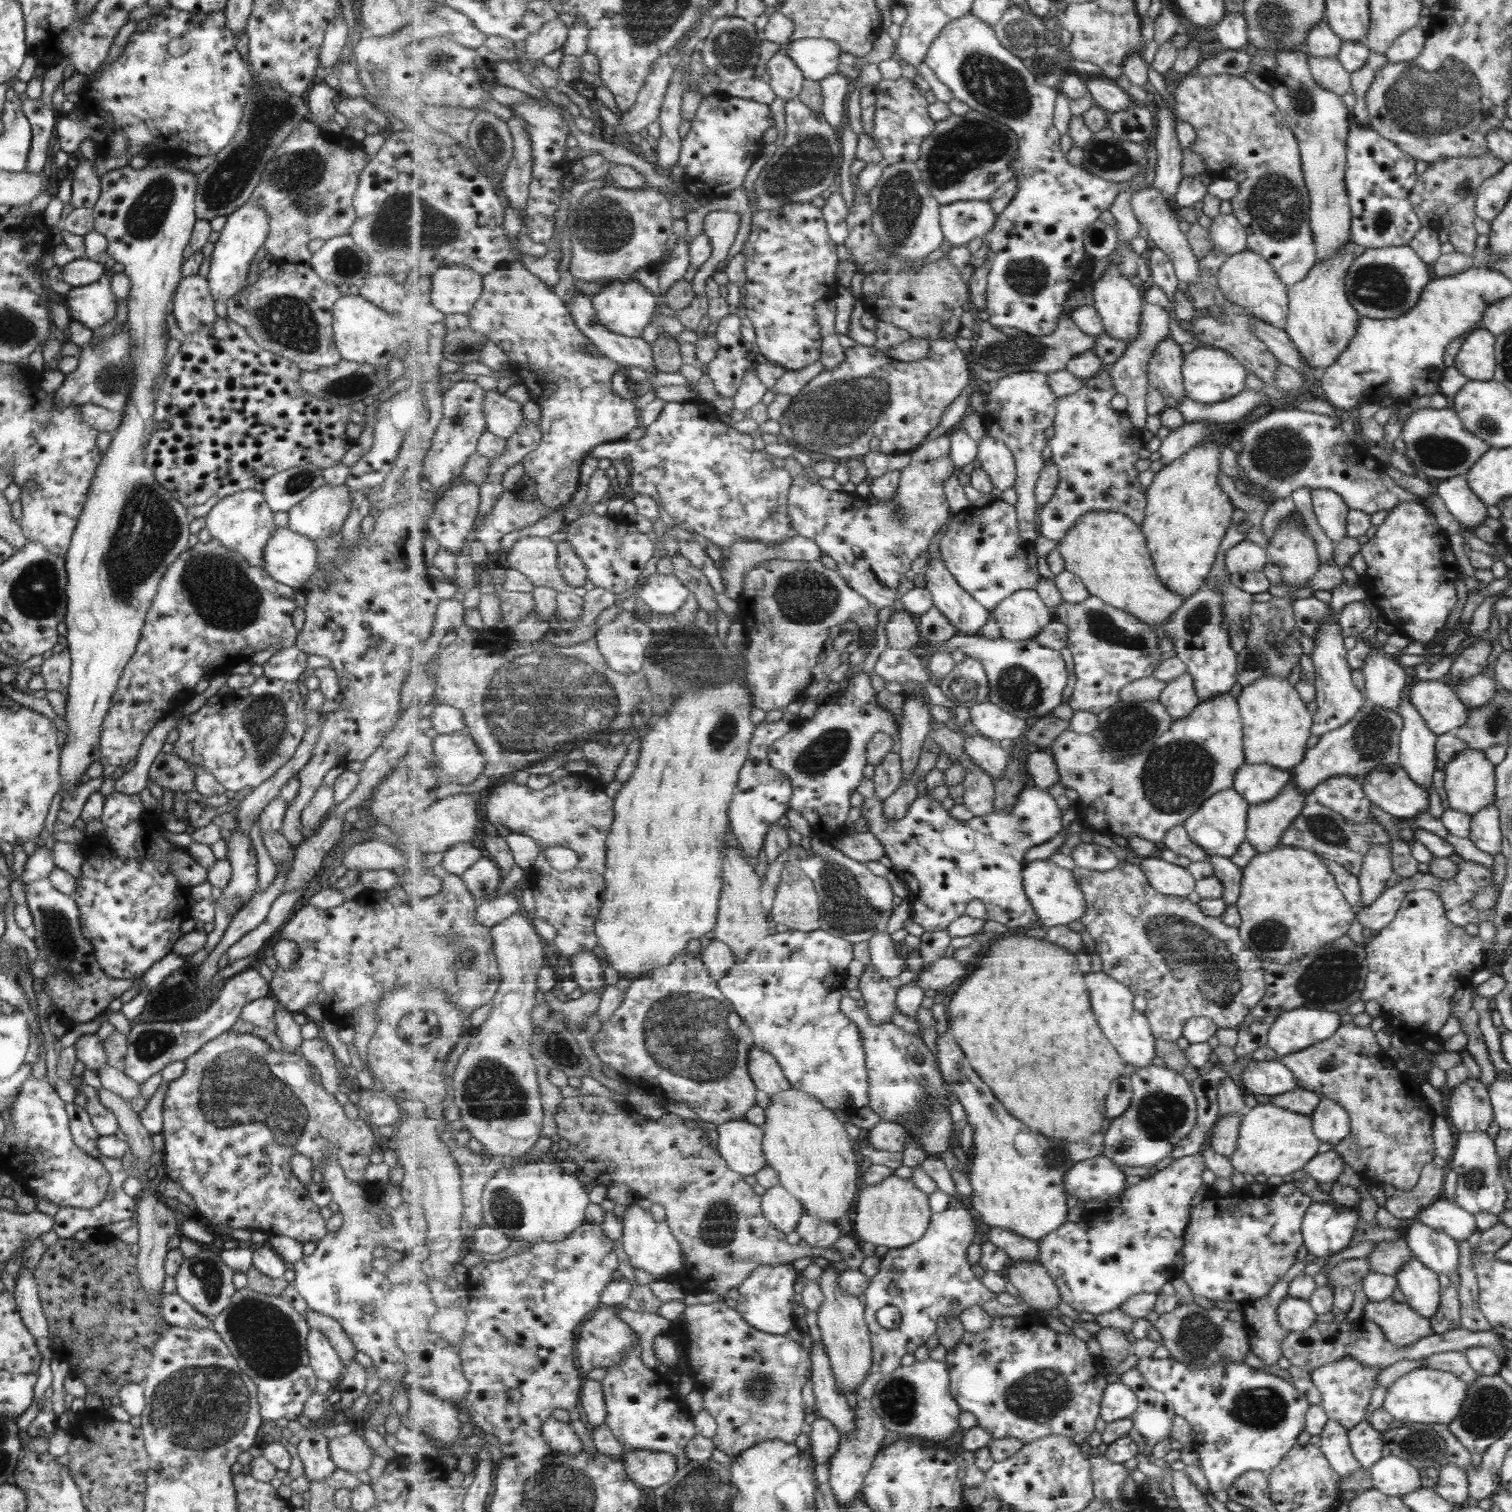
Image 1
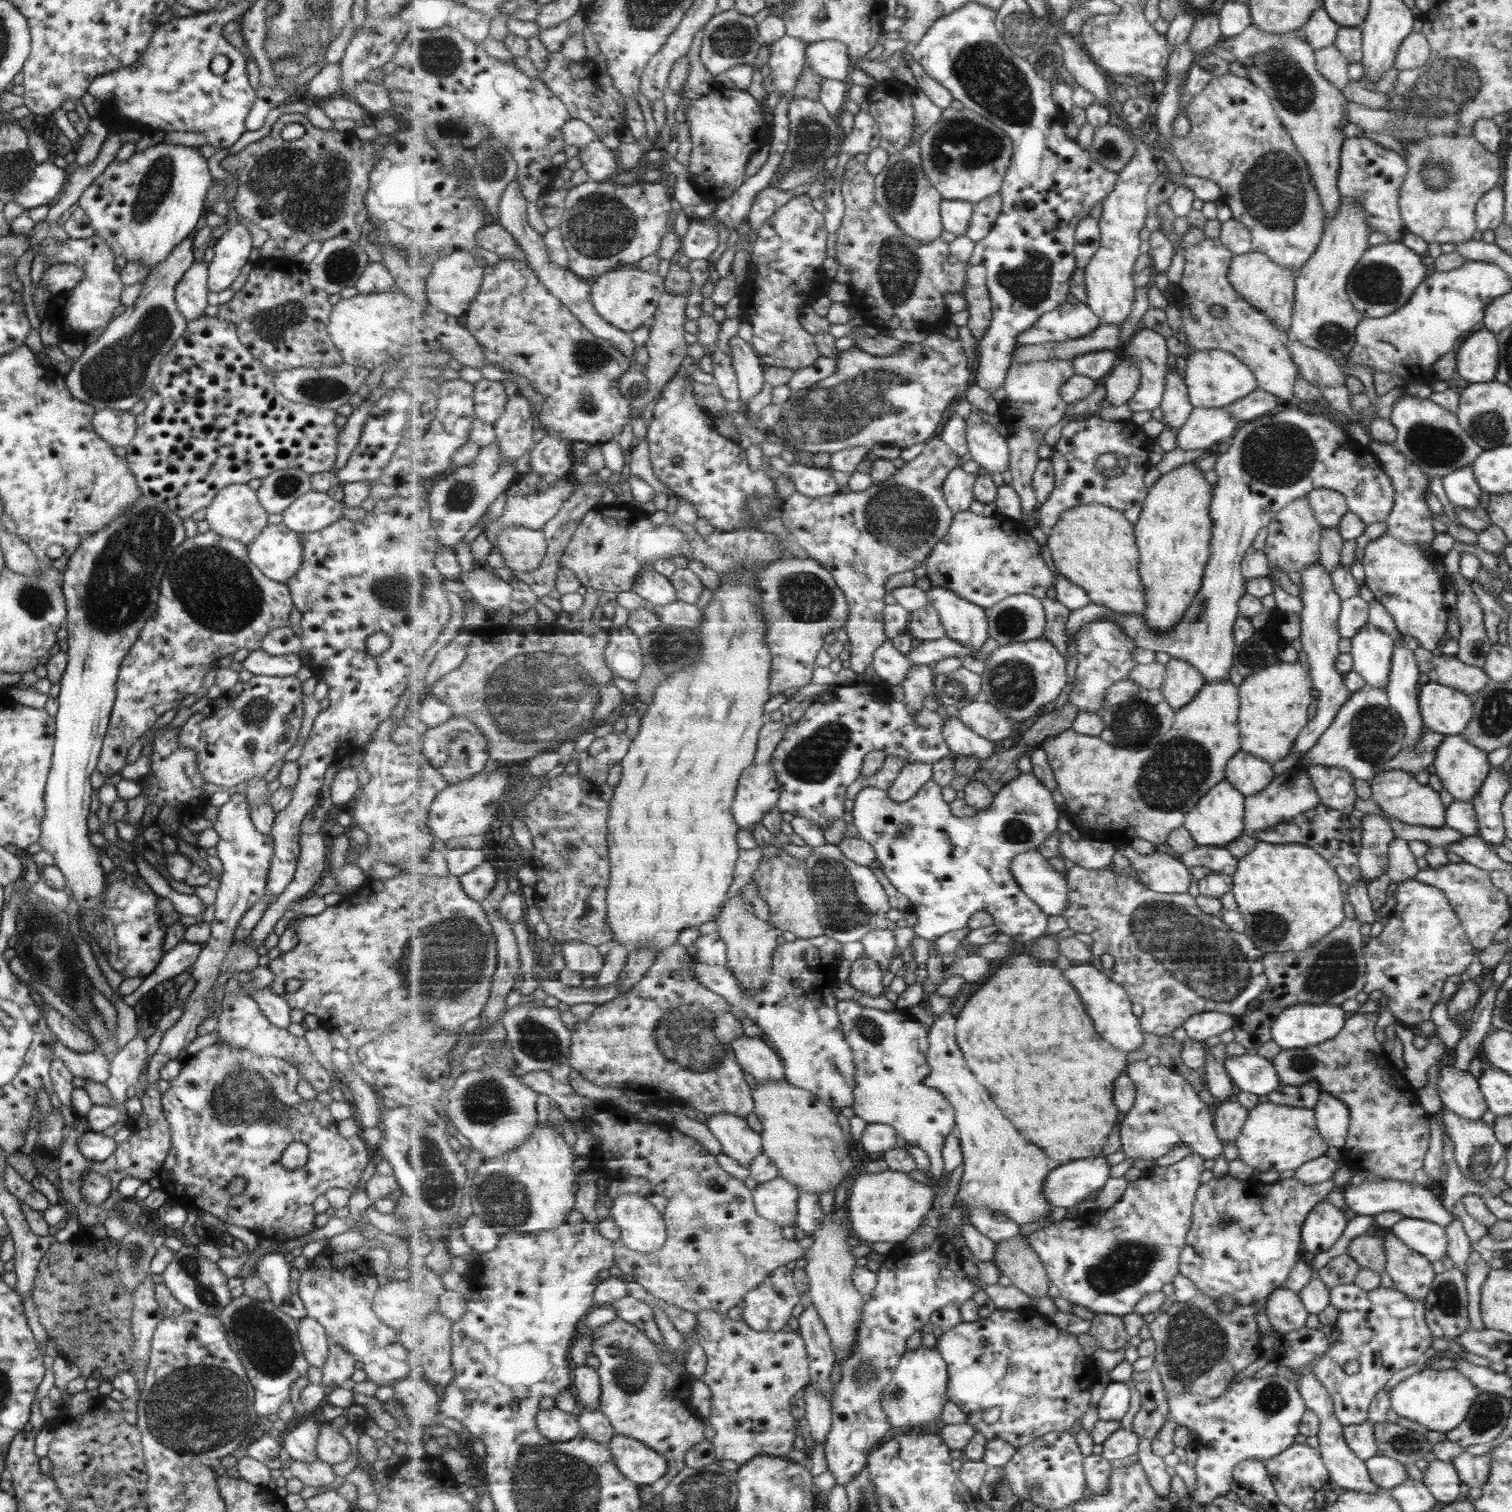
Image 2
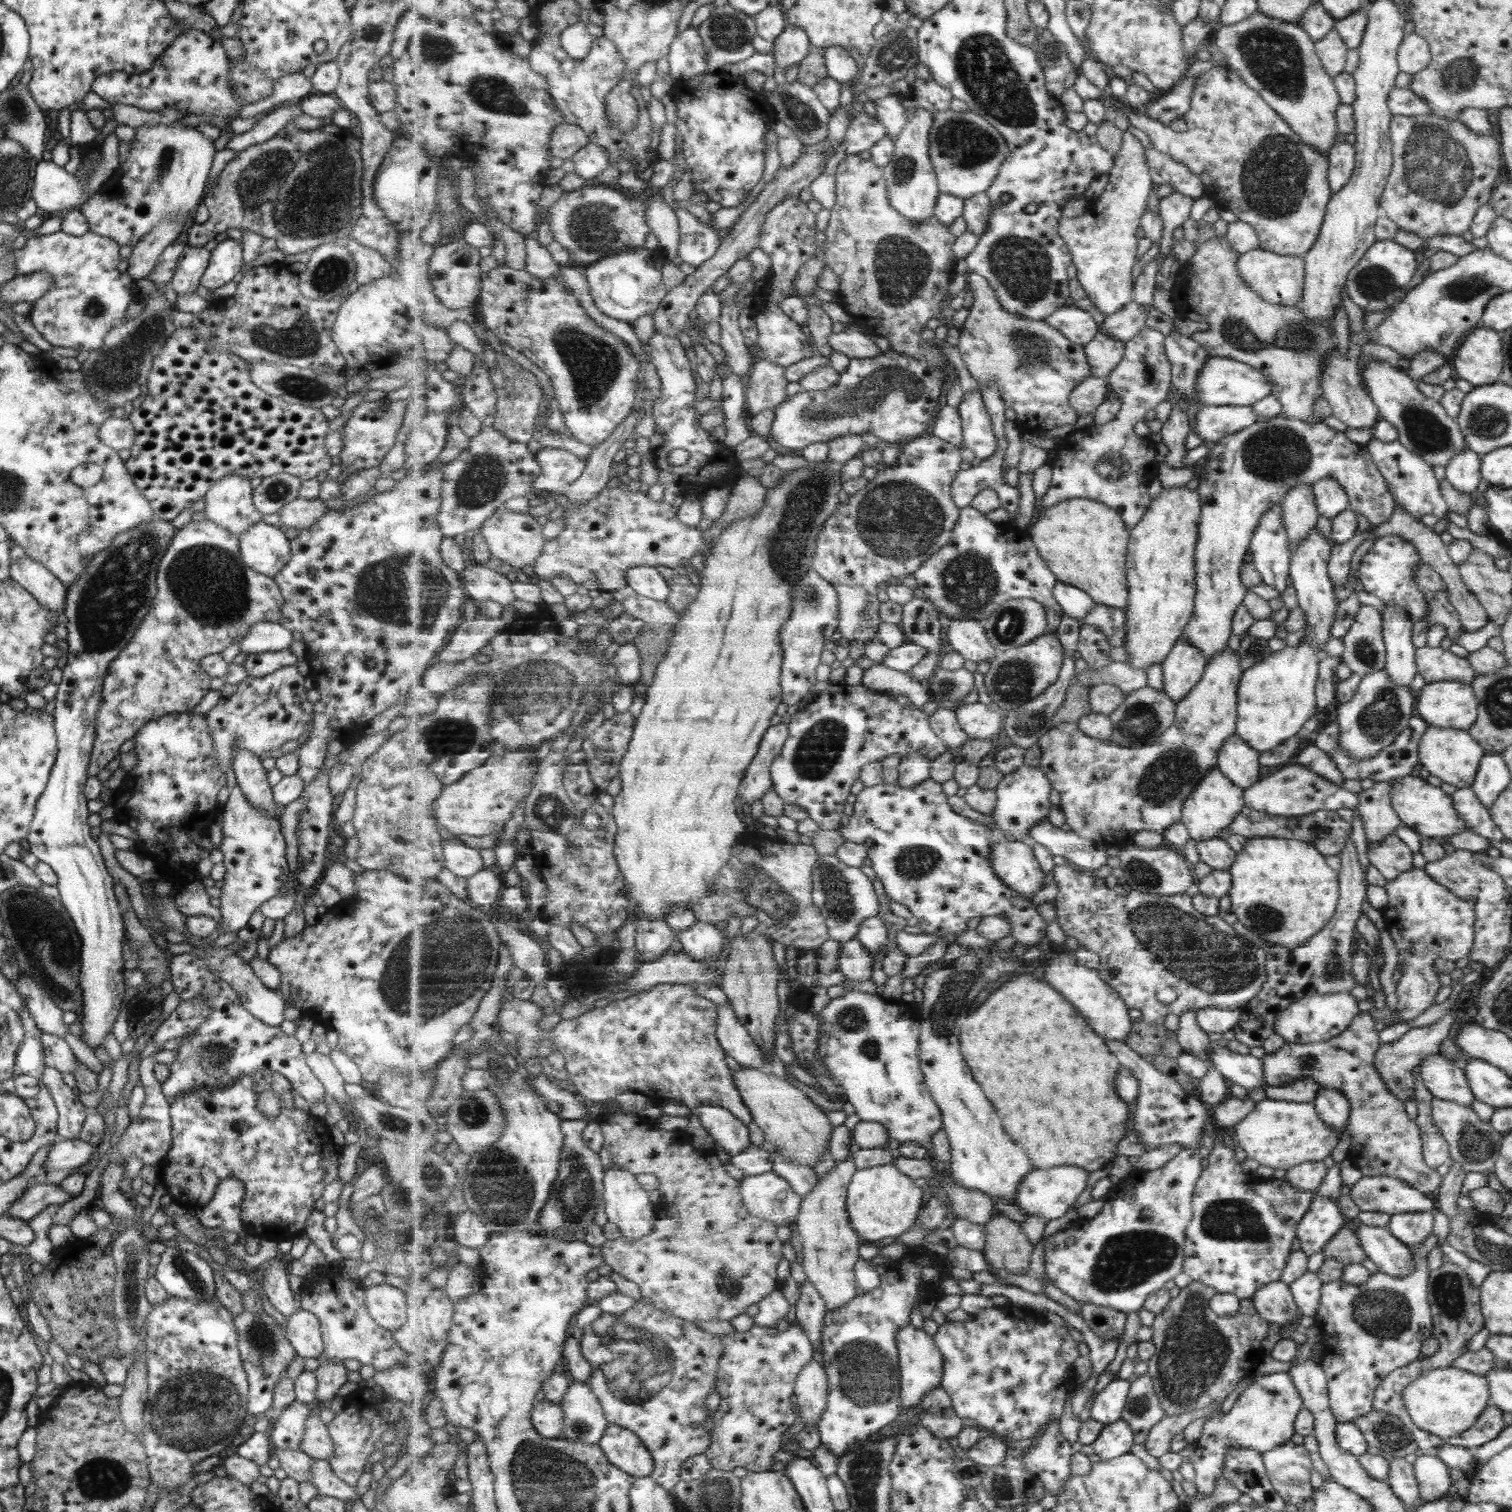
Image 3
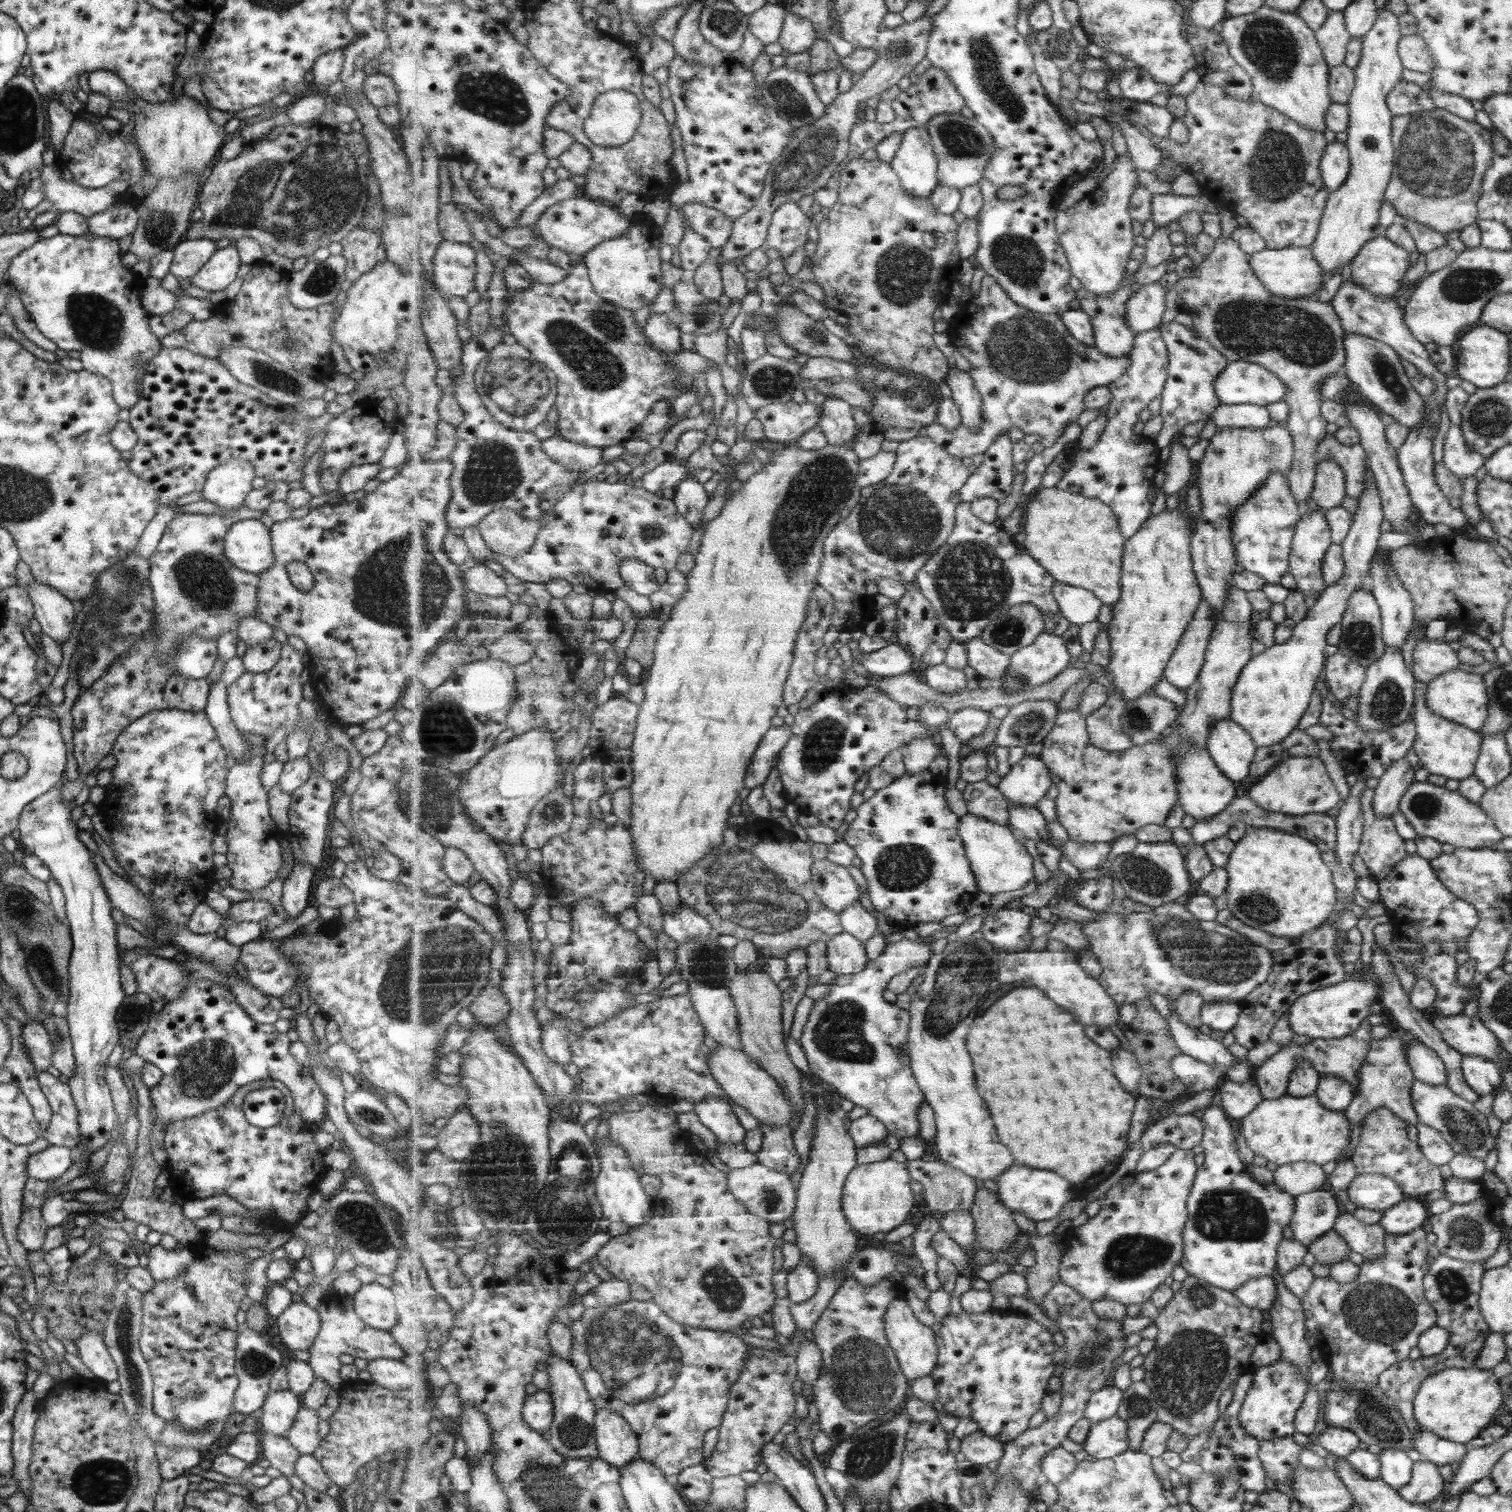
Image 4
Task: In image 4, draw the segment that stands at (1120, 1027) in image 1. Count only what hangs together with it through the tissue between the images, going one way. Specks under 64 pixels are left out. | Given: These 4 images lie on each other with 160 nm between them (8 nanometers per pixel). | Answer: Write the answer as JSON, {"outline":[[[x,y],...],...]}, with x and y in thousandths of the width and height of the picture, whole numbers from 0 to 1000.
{"outline":[[[708,627],[704,629],[695,630],[692,628],[689,629],[668,630],[663,632],[661,636],[661,647],[665,651],[671,649],[682,649],[682,652],[686,652],[696,663],[699,663],[702,667],[711,671],[714,676],[719,679],[733,679],[740,675],[740,664],[731,655],[726,647],[720,644],[715,639],[712,630]]]}

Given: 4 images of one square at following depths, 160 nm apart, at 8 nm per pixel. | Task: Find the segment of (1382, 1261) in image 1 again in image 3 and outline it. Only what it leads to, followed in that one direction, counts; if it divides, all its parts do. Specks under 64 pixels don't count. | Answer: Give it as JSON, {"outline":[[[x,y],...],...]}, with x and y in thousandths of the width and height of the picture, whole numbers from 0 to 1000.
{"outline":[[[890,811],[884,813],[884,816],[880,819],[880,822],[875,824],[874,829],[876,832],[884,833],[890,837],[899,836],[903,833],[903,827],[900,826],[896,815]]]}

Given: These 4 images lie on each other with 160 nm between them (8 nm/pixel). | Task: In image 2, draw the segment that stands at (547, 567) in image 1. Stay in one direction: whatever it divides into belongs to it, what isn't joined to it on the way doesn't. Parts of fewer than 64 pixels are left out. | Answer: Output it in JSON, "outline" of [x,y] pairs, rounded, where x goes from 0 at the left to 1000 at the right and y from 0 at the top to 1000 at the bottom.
{"outline":[[[339,348],[332,351],[328,356],[328,362],[335,375],[341,378],[355,377],[362,366],[362,358],[358,351]]]}

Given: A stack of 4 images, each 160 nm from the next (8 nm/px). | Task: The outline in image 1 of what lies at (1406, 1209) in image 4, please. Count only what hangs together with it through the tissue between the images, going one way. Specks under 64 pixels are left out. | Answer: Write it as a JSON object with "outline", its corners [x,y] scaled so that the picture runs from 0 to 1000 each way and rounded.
{"outline":[[[938,808],[932,810],[929,815],[931,826],[942,839],[945,839],[950,844],[958,845],[961,841],[965,843],[965,826],[961,819]]]}

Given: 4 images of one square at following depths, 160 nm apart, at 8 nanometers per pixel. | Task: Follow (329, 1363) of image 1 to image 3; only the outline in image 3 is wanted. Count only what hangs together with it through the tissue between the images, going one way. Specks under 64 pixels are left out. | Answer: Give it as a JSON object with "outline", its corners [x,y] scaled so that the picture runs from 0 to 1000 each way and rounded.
{"outline":[[[197,865],[189,871],[188,886],[199,898],[210,898],[214,894],[211,874],[204,866]]]}

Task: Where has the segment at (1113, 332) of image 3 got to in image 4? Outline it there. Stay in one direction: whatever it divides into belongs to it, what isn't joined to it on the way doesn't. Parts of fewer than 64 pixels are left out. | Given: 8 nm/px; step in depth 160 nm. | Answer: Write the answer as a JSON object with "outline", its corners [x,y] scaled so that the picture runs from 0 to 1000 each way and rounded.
{"outline":[[[767,187],[760,187],[747,198],[745,211],[751,221],[768,216],[772,204],[772,193]]]}

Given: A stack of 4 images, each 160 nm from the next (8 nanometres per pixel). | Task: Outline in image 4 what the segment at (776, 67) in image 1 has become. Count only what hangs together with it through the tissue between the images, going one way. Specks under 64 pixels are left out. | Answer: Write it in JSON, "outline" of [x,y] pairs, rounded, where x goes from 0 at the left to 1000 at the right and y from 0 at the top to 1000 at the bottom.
{"outline":[[[524,7],[519,13],[517,22],[515,28],[518,31],[519,36],[528,36],[536,33],[540,26],[540,19],[538,15]]]}

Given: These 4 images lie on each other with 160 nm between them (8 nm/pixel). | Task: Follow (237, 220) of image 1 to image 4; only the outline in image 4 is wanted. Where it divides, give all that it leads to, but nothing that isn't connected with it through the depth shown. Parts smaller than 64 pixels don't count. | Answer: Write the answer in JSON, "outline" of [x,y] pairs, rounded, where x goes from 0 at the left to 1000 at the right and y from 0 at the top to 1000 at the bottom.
{"outline":[[[152,162],[143,165],[138,172],[130,179],[130,181],[126,183],[126,188],[139,194],[149,192],[153,187],[155,186],[158,175],[156,164]]]}

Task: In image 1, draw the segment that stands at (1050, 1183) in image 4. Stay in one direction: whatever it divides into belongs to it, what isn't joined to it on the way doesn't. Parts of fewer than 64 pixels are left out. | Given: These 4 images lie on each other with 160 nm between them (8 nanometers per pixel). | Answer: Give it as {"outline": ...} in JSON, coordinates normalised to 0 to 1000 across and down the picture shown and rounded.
{"outline":[[[731,764],[711,770],[704,779],[704,786],[714,794],[722,793],[735,797],[739,790],[744,790],[747,784],[744,775],[740,771]]]}

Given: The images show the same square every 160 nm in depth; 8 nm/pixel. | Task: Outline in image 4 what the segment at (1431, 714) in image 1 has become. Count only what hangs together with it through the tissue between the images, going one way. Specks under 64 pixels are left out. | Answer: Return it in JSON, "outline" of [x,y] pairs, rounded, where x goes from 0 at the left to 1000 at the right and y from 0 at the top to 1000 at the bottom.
{"outline":[[[961,442],[951,446],[943,452],[942,468],[957,478],[969,480],[970,482],[977,483],[981,481],[984,472],[983,466],[984,460],[982,459],[982,453],[978,446]]]}

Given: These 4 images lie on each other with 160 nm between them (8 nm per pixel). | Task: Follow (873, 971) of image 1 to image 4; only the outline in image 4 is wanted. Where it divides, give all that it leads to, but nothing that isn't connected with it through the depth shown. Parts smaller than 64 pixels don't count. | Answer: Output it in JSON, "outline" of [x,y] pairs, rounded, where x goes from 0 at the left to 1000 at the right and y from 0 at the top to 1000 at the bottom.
{"outline":[[[558,616],[548,623],[548,637],[554,645],[567,644],[575,636],[571,623],[562,616]]]}

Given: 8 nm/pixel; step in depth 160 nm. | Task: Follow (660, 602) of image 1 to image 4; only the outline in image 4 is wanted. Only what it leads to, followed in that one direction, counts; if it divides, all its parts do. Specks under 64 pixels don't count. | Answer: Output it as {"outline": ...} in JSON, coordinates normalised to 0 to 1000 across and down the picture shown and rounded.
{"outline":[[[415,369],[411,372],[410,381],[412,382],[411,386],[428,394],[437,389],[433,382],[433,376],[421,369]]]}

